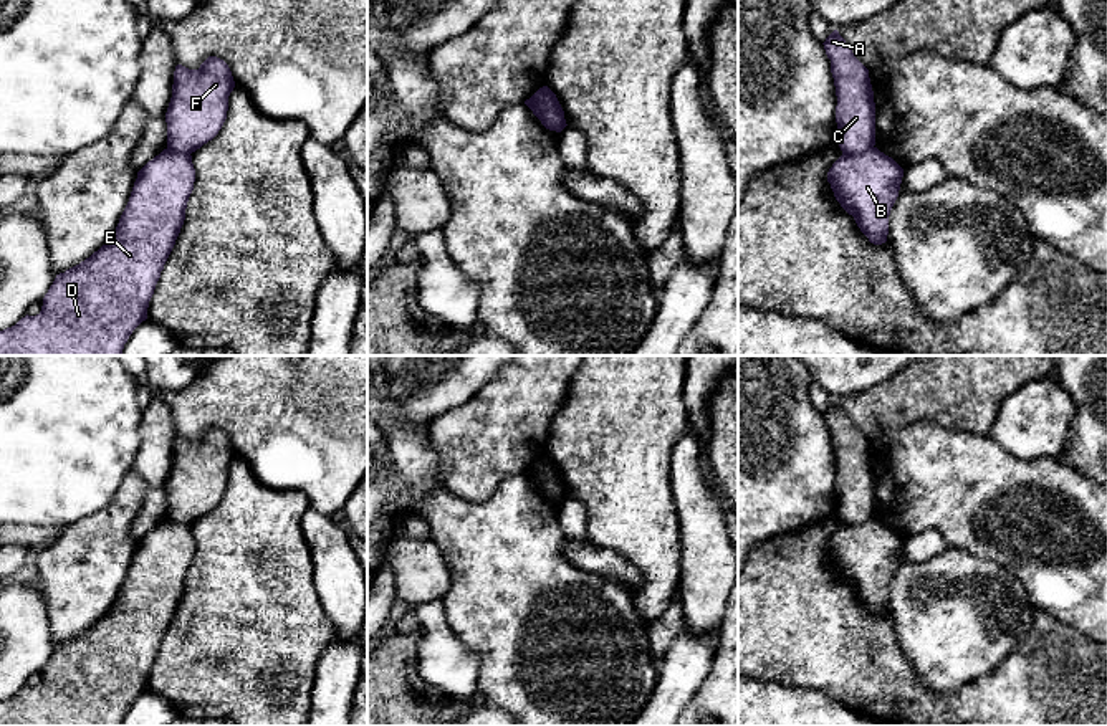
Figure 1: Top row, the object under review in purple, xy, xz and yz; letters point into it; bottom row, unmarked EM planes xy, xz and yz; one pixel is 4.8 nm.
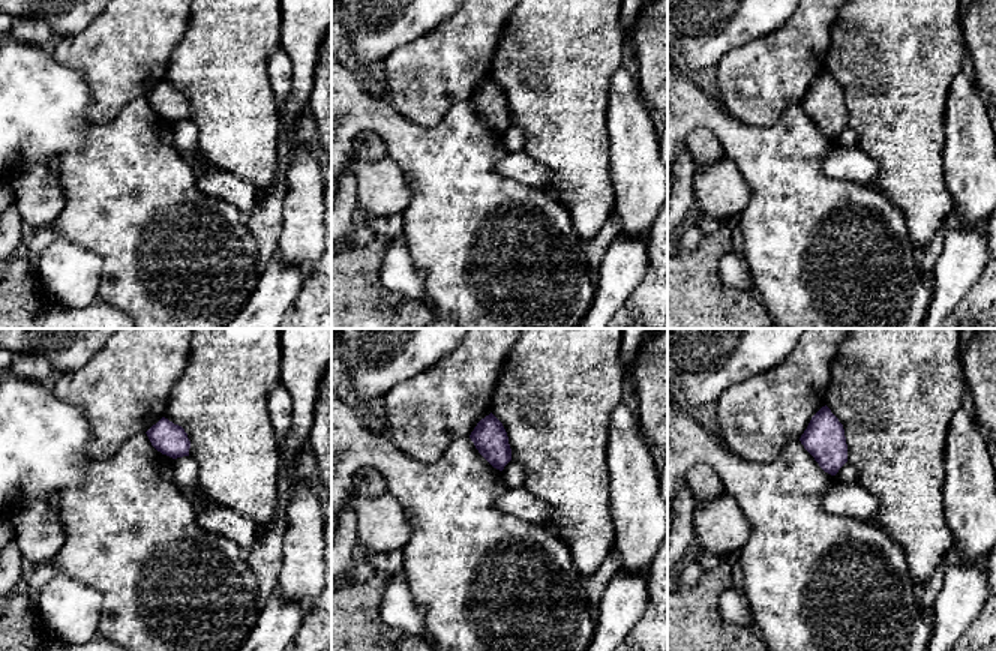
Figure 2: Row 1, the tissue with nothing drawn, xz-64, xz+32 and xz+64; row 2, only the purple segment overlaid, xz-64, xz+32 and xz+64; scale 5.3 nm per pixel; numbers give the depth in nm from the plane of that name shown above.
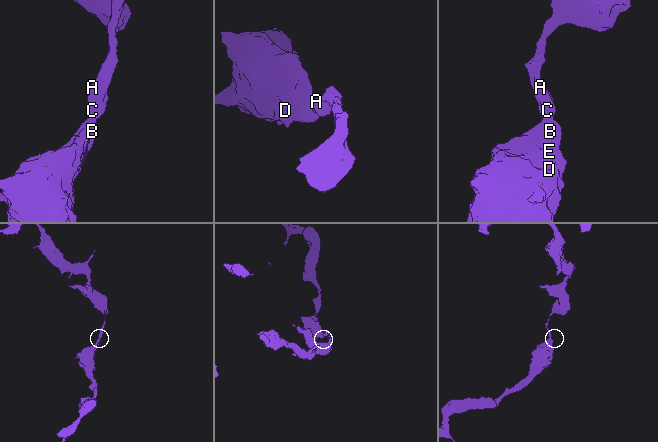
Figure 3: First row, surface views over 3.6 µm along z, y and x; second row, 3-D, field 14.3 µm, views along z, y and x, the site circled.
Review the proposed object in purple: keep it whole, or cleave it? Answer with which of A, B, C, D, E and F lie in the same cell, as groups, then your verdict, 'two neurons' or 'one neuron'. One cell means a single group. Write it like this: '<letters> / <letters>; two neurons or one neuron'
A C F / B D E; two neurons

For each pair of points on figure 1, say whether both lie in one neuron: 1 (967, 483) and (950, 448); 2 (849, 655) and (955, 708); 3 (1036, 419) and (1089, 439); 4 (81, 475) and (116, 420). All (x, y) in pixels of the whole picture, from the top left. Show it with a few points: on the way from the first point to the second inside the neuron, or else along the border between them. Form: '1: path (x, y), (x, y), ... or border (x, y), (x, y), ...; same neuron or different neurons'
1: path (958, 475), (950, 467), (950, 457); same neuron
2: path (876, 680), (910, 708), (929, 708); same neuron
3: border (1068, 392), (1074, 405), (1074, 419), (1061, 457); different neurons
4: path (81, 462), (81, 455), (103, 434); same neuron

